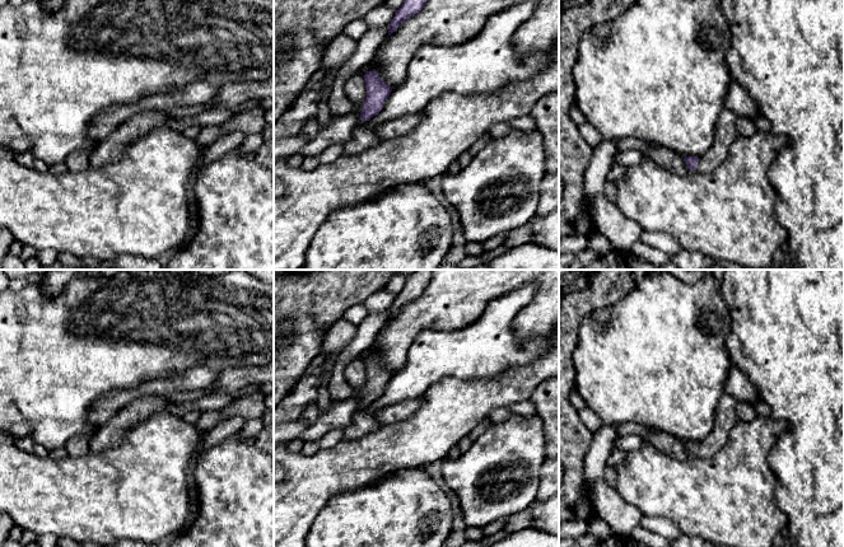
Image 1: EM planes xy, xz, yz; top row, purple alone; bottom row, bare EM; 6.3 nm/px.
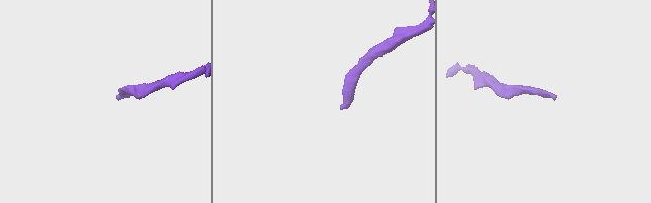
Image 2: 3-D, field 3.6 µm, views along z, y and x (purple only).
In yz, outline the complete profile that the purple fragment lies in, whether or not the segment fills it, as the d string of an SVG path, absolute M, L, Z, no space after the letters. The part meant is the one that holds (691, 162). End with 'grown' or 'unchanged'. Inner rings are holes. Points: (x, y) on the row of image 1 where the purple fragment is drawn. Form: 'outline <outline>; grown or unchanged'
outline M724 108L719 116L713 146L700 158L685 156L690 170L698 173L713 172L726 159L731 144L740 136L736 122L740 117Z; grown

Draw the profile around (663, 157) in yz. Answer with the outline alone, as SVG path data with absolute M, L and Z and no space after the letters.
M635 137L621 139L616 141L616 150L639 150L644 154L644 156L649 156L656 164L666 168L670 172L677 174L691 173L681 155L676 154L673 150L666 146L653 145L647 140Z

